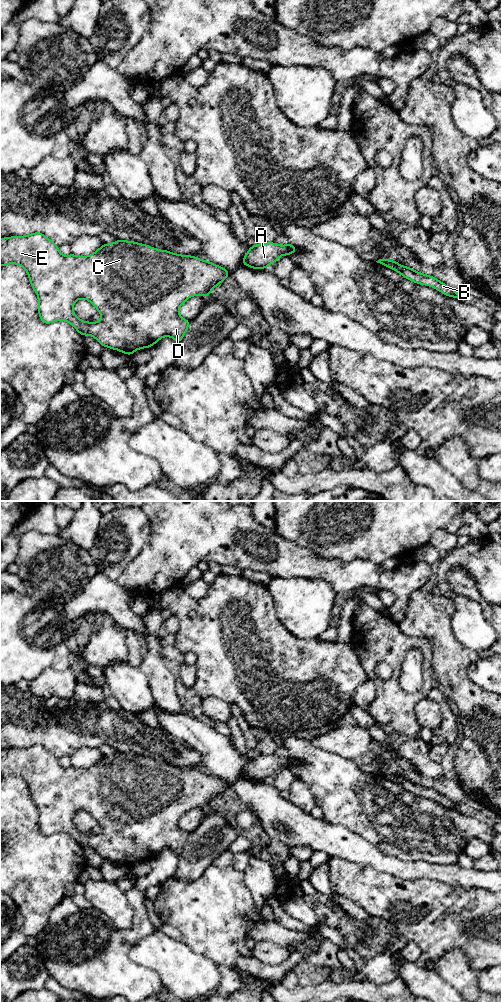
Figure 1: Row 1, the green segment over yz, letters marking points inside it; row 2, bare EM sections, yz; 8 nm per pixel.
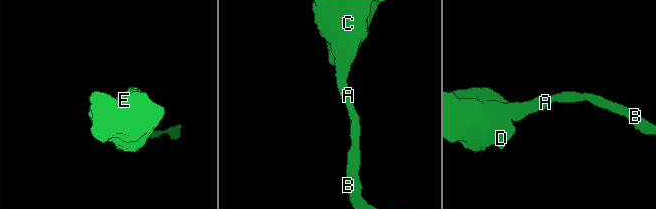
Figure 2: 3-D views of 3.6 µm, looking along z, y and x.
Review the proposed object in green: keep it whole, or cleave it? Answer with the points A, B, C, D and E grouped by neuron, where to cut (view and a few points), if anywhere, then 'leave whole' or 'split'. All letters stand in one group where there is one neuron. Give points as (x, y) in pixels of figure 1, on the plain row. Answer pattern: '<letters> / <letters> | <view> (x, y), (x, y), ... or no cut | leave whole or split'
A B C D E | no cut | leave whole

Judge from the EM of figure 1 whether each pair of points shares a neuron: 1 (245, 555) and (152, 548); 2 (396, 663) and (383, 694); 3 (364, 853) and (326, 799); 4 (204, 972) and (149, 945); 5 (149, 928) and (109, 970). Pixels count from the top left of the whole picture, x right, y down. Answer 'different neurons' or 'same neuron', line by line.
1: same neuron
2: same neuron
3: different neurons
4: same neuron
5: same neuron

